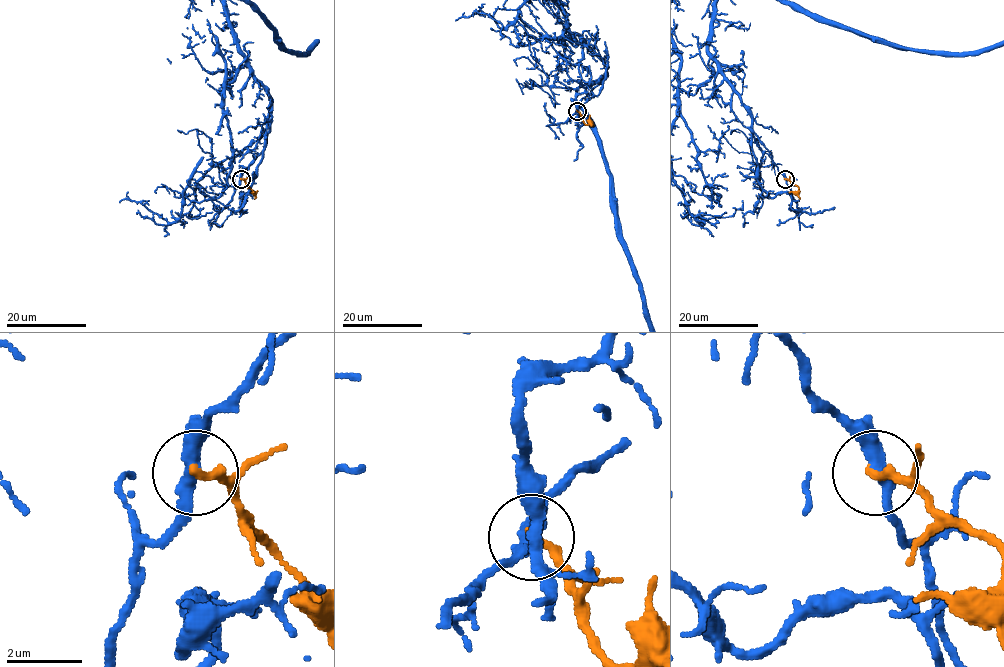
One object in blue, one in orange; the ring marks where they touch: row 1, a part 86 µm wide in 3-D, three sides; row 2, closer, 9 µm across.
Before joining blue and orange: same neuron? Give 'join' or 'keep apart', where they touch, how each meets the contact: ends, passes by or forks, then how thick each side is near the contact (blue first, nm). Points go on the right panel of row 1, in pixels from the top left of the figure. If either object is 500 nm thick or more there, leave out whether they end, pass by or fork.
keep apart | (785, 179) | blue passes by | orange ends | 380/260 nm

